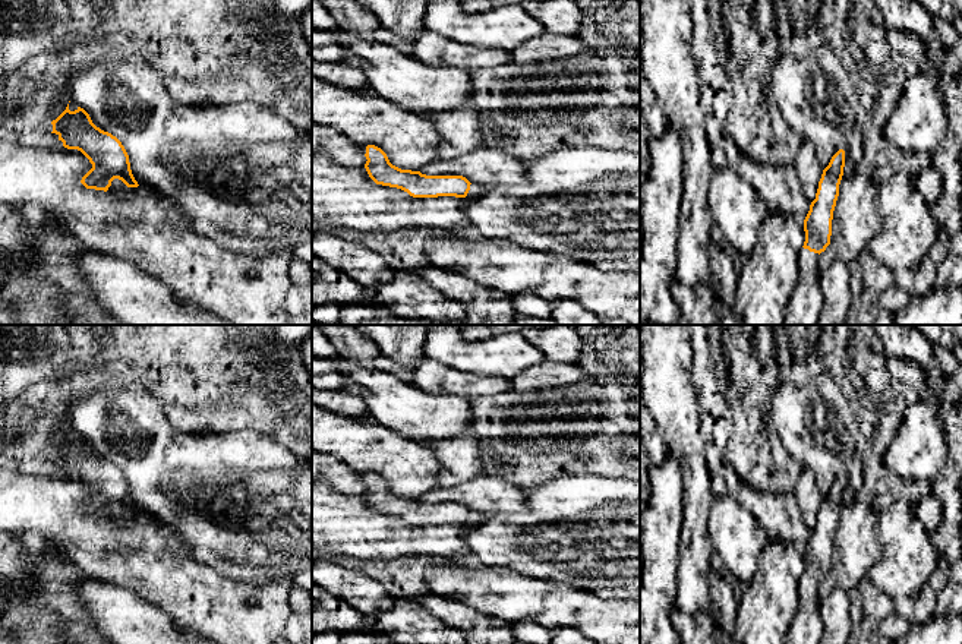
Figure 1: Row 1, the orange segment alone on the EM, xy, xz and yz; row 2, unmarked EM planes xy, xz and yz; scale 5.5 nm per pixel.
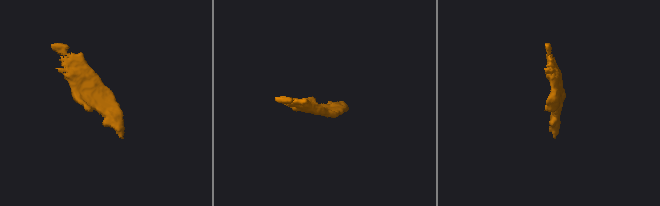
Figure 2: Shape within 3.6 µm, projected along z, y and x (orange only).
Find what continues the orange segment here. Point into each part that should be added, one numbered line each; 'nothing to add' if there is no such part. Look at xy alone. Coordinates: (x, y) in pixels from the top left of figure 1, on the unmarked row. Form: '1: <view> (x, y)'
nothing to add

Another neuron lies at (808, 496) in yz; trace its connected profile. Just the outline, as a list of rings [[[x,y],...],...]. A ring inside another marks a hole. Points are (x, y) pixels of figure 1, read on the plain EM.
[[[802,468],[801,476],[795,483],[794,493],[804,518],[804,524],[811,531],[816,527],[819,509],[824,496],[820,493],[816,479],[808,468]]]

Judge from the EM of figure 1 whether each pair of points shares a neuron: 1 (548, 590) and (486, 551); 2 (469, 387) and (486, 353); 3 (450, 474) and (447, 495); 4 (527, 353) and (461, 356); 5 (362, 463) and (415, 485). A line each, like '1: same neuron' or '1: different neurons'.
1: different neurons
2: different neurons
3: different neurons
4: same neuron
5: same neuron

